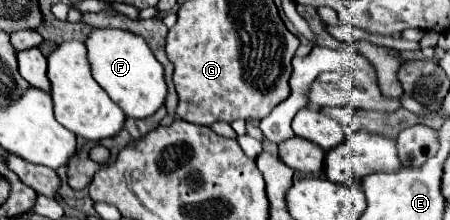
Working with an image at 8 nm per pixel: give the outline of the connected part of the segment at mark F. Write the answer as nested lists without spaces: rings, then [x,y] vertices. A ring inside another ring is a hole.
[[[113,27],[93,29],[87,35],[85,47],[93,79],[127,113],[127,117],[149,117],[165,103],[167,85],[163,79],[163,65],[155,59],[141,35]]]

